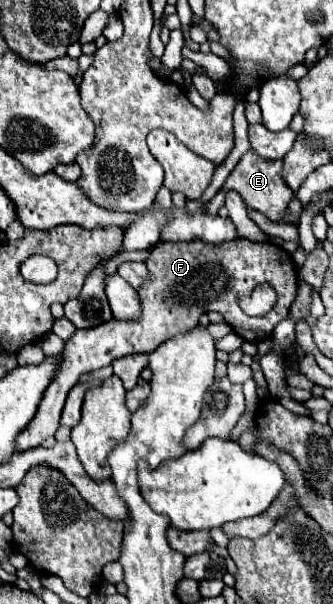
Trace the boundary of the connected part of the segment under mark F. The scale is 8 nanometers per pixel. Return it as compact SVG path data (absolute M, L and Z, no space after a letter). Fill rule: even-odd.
M234 239L222 245L208 245L202 241L190 243L156 243L150 249L148 259L144 261L148 267L148 279L138 289L138 297L142 303L142 315L134 321L112 319L94 329L78 329L64 345L60 367L56 377L44 391L44 397L38 405L38 411L26 431L18 435L16 447L20 451L38 447L46 437L54 435L60 427L60 415L66 401L68 391L78 383L78 379L86 373L102 369L110 365L114 359L134 355L134 353L152 353L166 339L192 331L198 325L200 315L210 311L218 311L228 325L238 333L244 341L258 343L272 335L274 327L288 317L290 305L296 297L296 263L288 251L274 243L254 243L248 239ZM258 283L270 283L278 295L274 309L262 317L250 317L240 307L236 297L248 295Z

